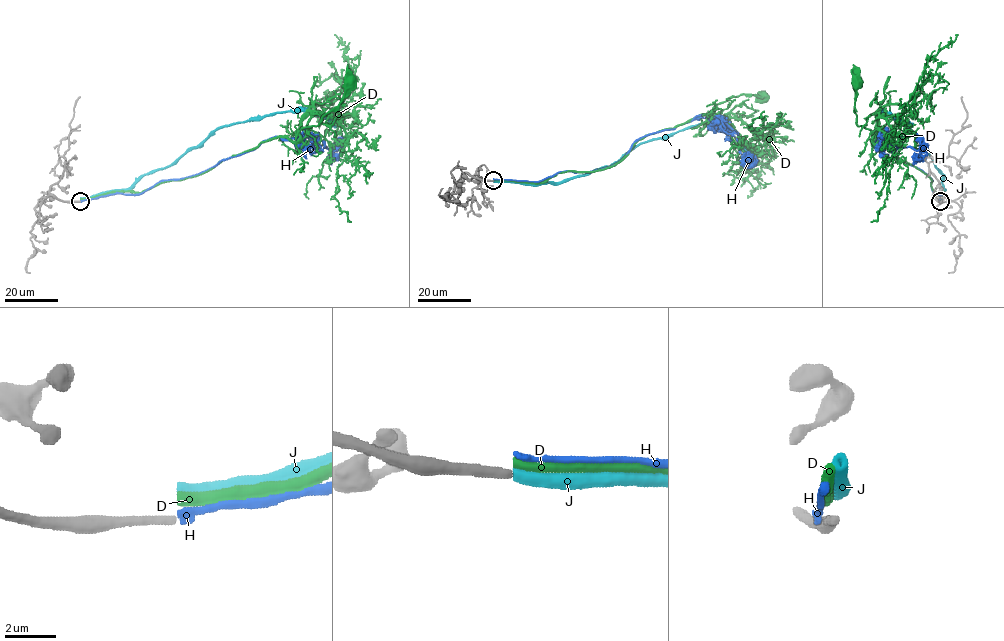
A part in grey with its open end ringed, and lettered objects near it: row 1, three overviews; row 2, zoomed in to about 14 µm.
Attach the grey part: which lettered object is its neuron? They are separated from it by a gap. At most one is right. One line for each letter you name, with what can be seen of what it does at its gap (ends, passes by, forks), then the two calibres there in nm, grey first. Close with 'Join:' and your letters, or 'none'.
D: it ends; calibres 360 and 440 nm
Join: D

